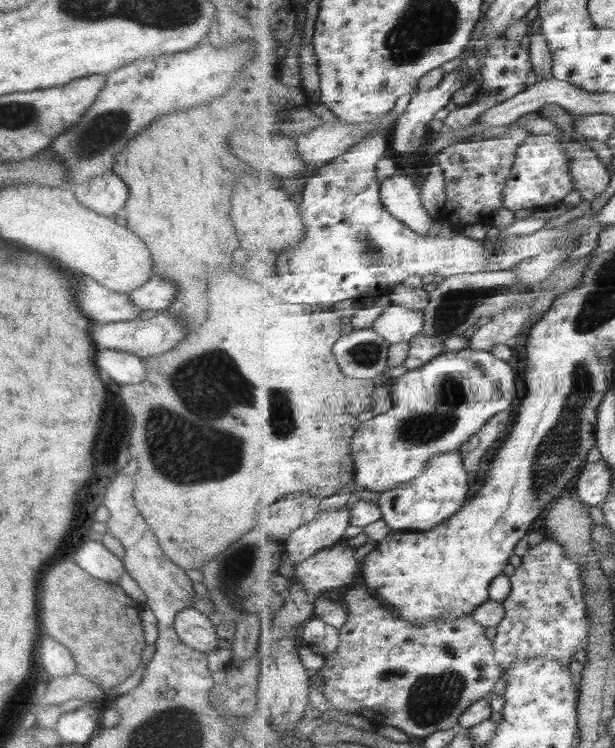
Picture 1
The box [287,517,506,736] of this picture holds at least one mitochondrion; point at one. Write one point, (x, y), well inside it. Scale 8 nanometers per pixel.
(431, 700)

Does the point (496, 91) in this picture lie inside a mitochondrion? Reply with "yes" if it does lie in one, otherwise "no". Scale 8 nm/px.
yes

